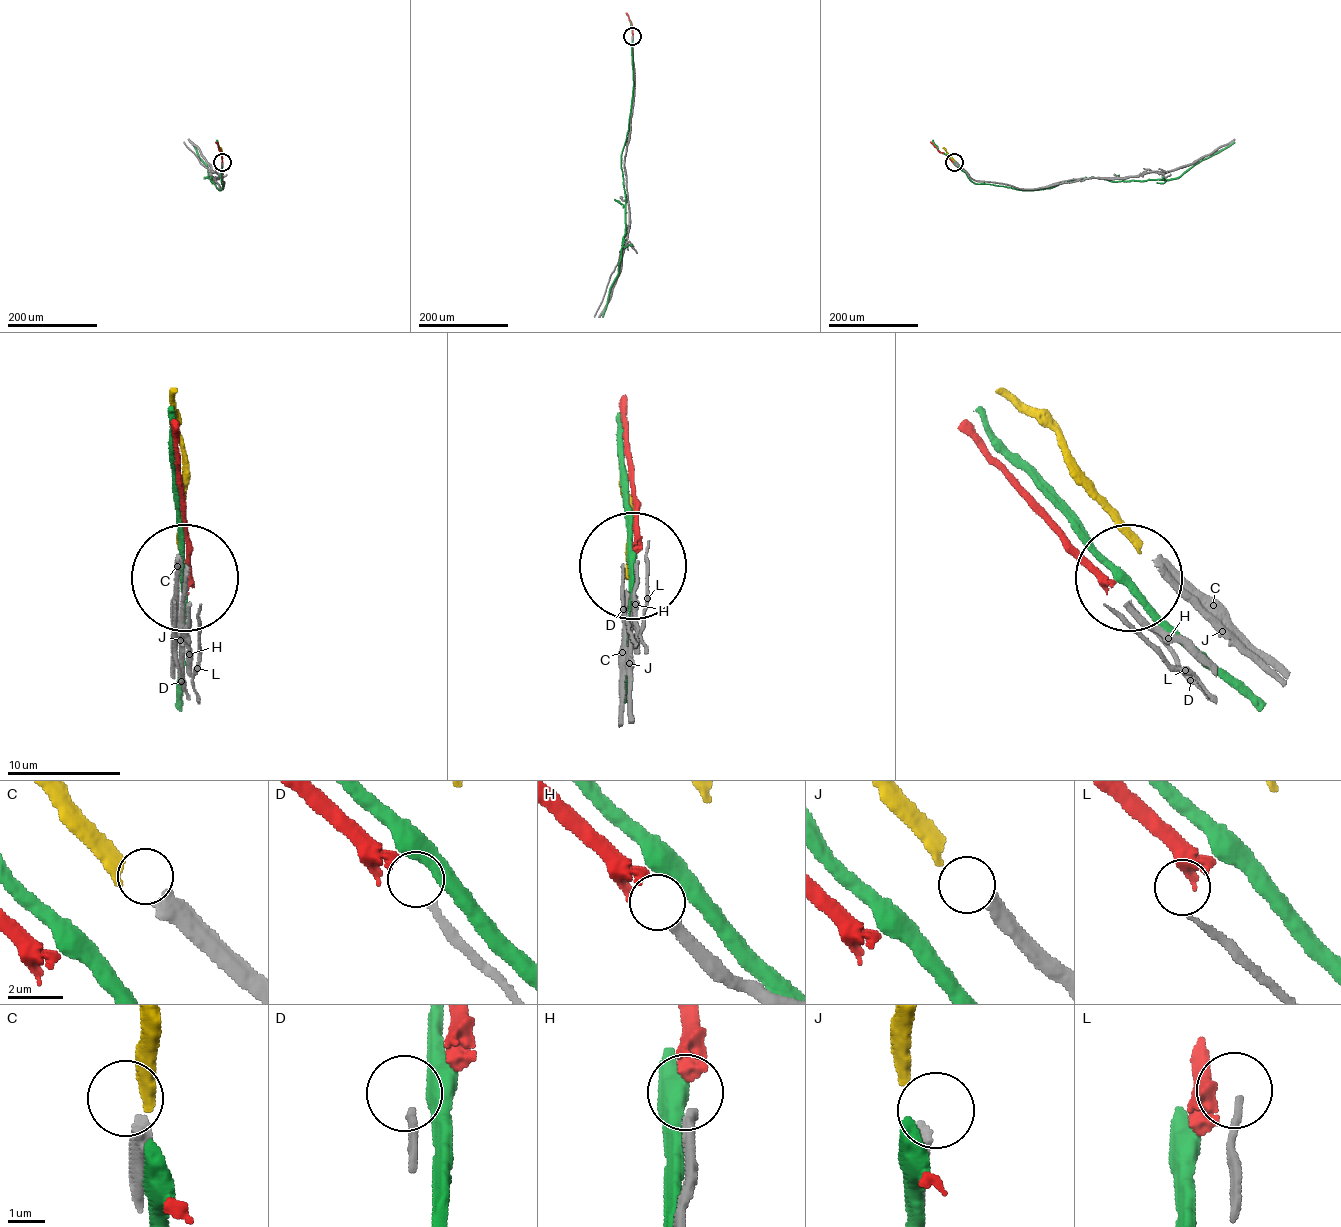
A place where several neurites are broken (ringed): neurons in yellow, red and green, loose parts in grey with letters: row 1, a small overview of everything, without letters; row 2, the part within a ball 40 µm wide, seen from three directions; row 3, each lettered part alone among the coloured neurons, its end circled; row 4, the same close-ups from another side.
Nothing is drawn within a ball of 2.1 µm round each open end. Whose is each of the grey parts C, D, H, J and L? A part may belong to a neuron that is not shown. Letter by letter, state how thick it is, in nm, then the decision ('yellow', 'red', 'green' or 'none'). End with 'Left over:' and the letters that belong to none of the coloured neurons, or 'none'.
C: calibre 550 nm; yellow
D: calibre 240 nm; none
H: calibre 360 nm; red
J: calibre 400 nm; none
L: calibre 180 nm; none
Left over: D, J, L

